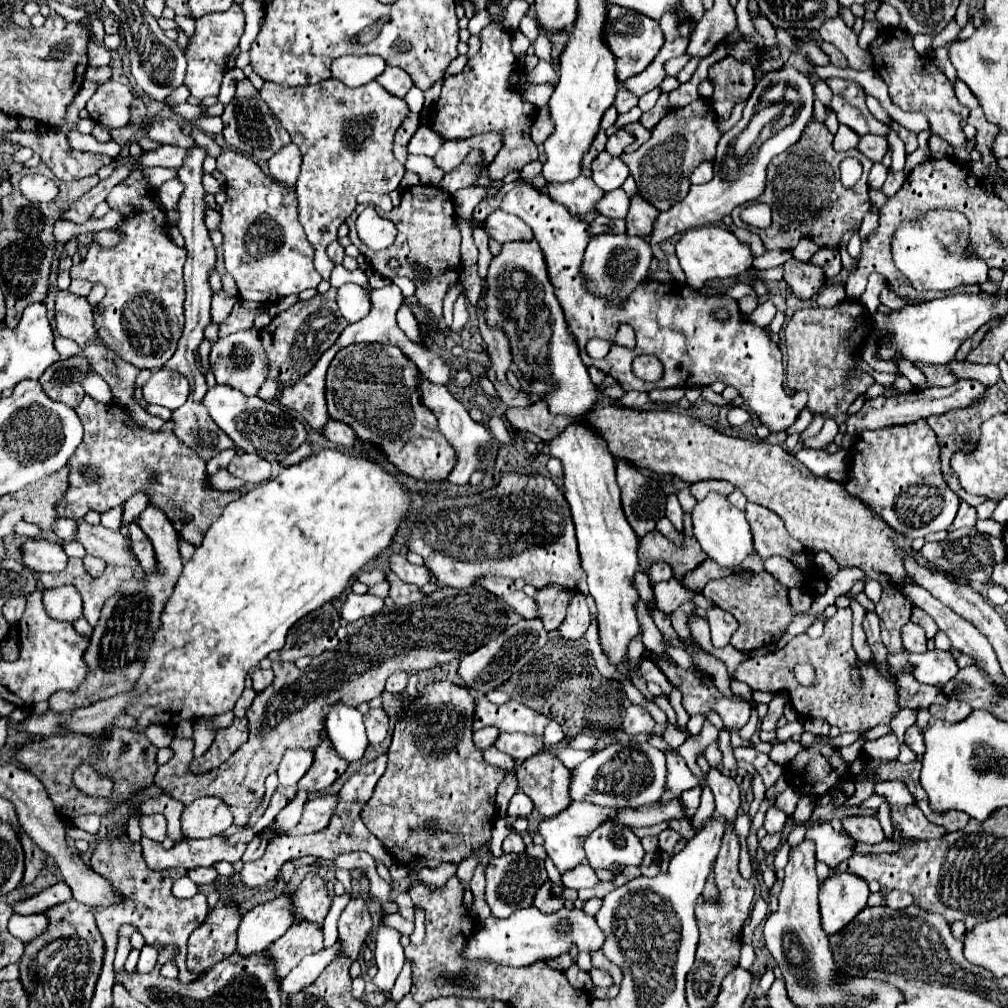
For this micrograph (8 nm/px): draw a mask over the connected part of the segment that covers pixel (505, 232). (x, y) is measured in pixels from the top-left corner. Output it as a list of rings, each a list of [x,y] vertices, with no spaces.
[[[494,211],[490,213],[484,221],[478,223],[480,229],[484,229],[488,233],[488,237],[492,237],[498,243],[504,241],[514,241],[514,239],[532,239],[532,229],[528,229],[528,225],[516,217],[516,215],[508,215],[504,211]]]

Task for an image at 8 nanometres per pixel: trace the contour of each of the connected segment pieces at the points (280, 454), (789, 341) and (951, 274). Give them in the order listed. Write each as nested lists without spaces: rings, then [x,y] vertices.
[[[216,385],[204,397],[204,405],[216,425],[236,443],[244,453],[256,453],[270,463],[280,463],[286,455],[296,451],[306,441],[306,427],[294,415],[278,409],[276,403],[260,397],[246,397],[228,385]]]
[[[842,301],[832,309],[810,307],[800,309],[788,321],[786,333],[786,381],[794,391],[806,391],[808,403],[806,407],[812,413],[822,413],[828,417],[836,417],[848,411],[850,403],[864,393],[870,385],[874,385],[874,377],[870,373],[858,371],[852,381],[844,381],[844,375],[850,367],[854,367],[854,351],[866,339],[872,329],[872,319],[868,311],[858,301]]]
[[[930,211],[924,219],[902,223],[892,239],[892,255],[896,267],[910,279],[912,287],[922,291],[952,291],[960,285],[978,285],[988,279],[988,265],[978,257],[966,257],[968,227],[964,219],[954,217],[952,211]]]

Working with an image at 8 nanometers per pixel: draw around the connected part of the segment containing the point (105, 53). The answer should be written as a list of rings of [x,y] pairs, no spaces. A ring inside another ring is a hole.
[[[88,41],[88,63],[92,67],[104,67],[110,63],[110,51],[106,47],[100,47],[96,41]]]

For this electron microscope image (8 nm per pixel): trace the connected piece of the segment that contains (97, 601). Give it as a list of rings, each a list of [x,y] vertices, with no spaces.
[[[70,559],[64,573],[42,573],[40,581],[46,589],[60,587],[66,583],[74,585],[84,599],[84,617],[92,627],[96,627],[104,603],[114,593],[118,593],[122,583],[130,577],[132,569],[120,569],[116,565],[108,565],[100,577],[90,577],[82,567],[82,559]]]

